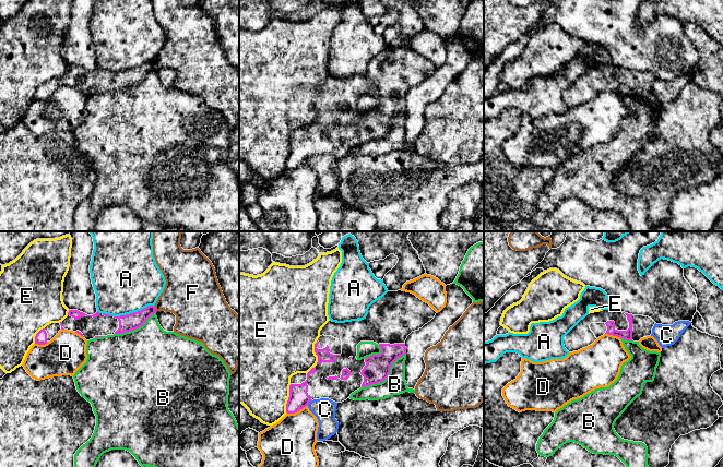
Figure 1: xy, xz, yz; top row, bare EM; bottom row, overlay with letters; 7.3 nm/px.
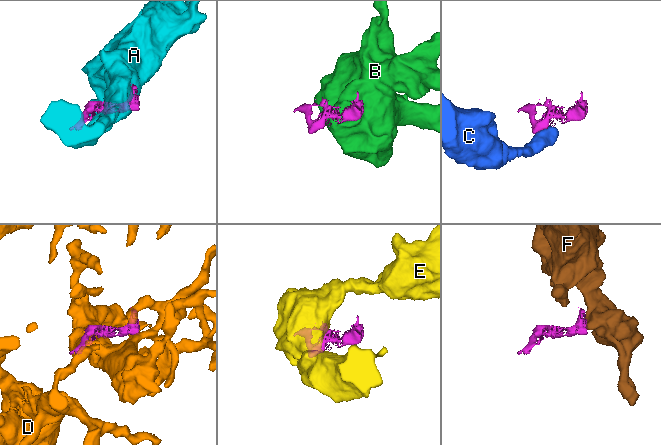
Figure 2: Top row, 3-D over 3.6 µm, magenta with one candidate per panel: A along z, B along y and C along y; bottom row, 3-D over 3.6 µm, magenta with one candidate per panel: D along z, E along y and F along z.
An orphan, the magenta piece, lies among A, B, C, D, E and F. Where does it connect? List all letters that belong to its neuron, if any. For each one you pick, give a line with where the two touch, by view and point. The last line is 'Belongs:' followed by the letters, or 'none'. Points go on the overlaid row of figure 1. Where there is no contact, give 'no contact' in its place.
Belongs: none

